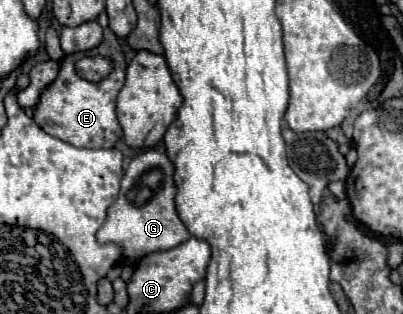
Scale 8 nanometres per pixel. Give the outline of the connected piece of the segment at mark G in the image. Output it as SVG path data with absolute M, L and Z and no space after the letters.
M147 150L131 160L127 172L121 180L121 192L117 200L107 210L107 220L97 232L97 240L101 244L115 242L123 246L123 256L135 260L149 252L169 250L185 242L191 234L185 224L179 220L175 210L175 184L173 184L175 166L171 160L159 150Z

